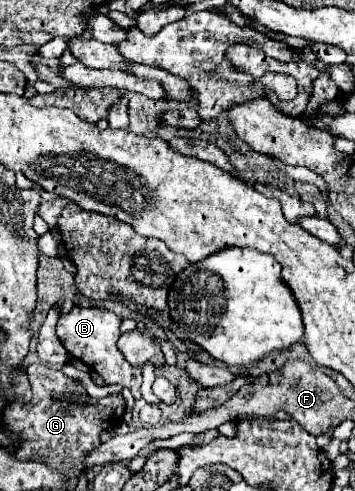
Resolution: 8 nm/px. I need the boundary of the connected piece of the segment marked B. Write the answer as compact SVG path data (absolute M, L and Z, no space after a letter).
M98 307L93 308L72 308L66 316L62 314L56 326L56 334L60 338L60 342L64 344L64 348L68 350L68 354L72 354L74 358L82 360L84 364L88 364L94 372L98 372L106 384L122 384L128 386L132 390L132 396L136 400L140 400L140 384L142 384L142 370L138 366L132 366L130 362L124 360L122 352L116 348L116 342L120 337L119 317L107 309Z

